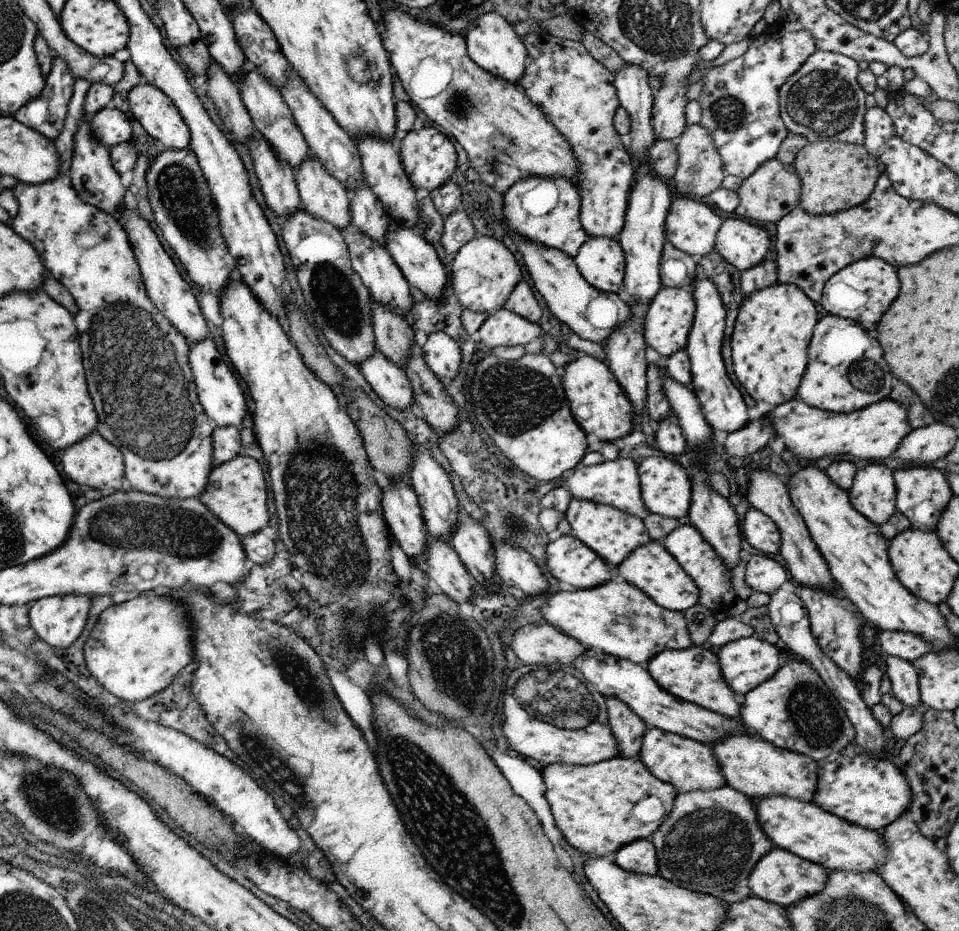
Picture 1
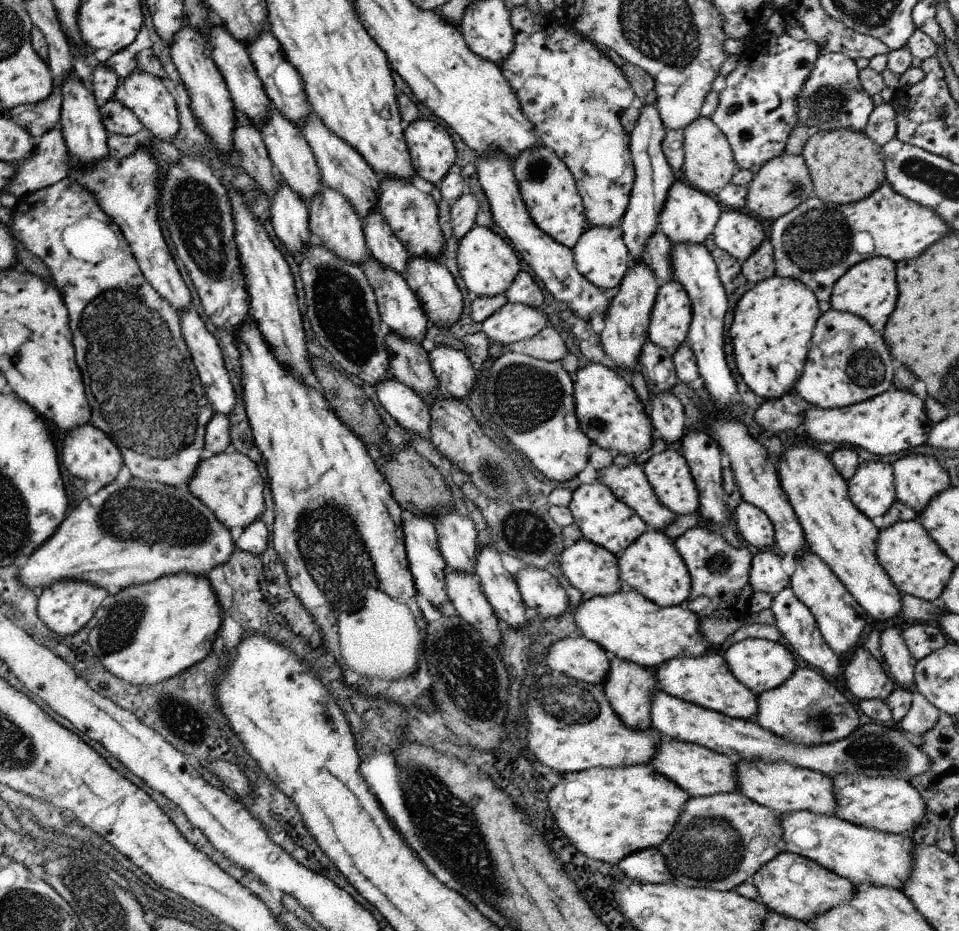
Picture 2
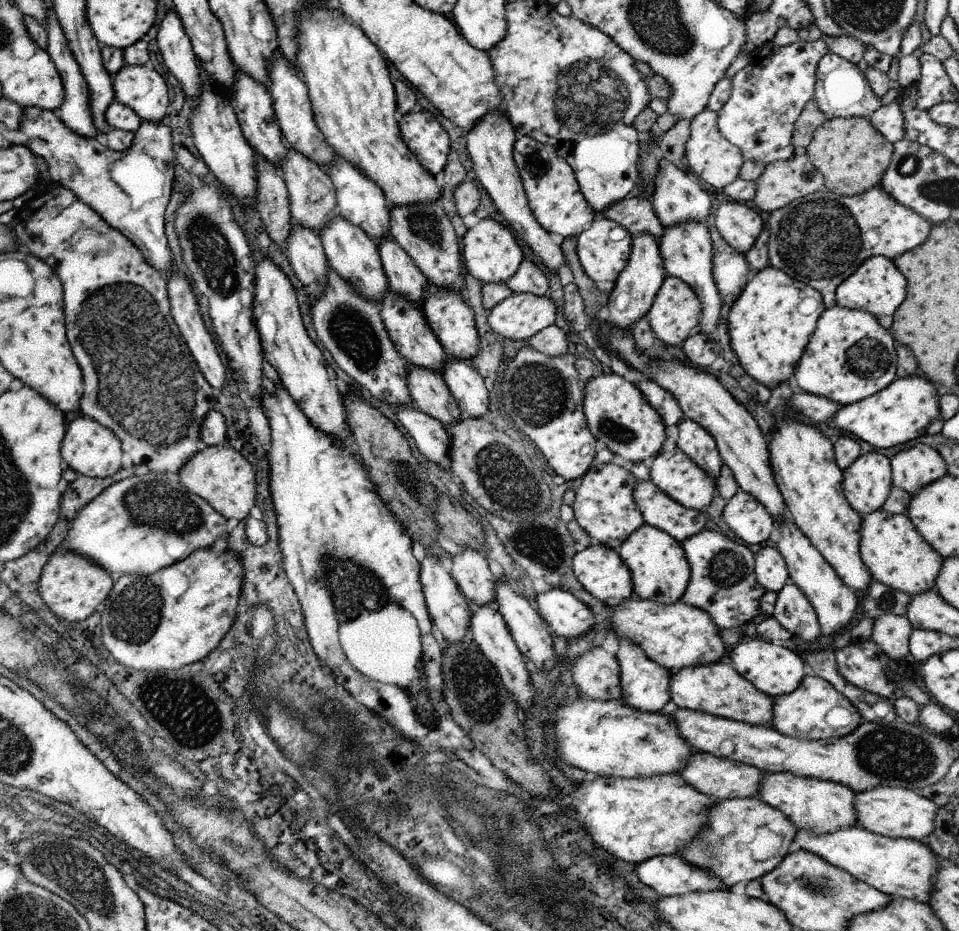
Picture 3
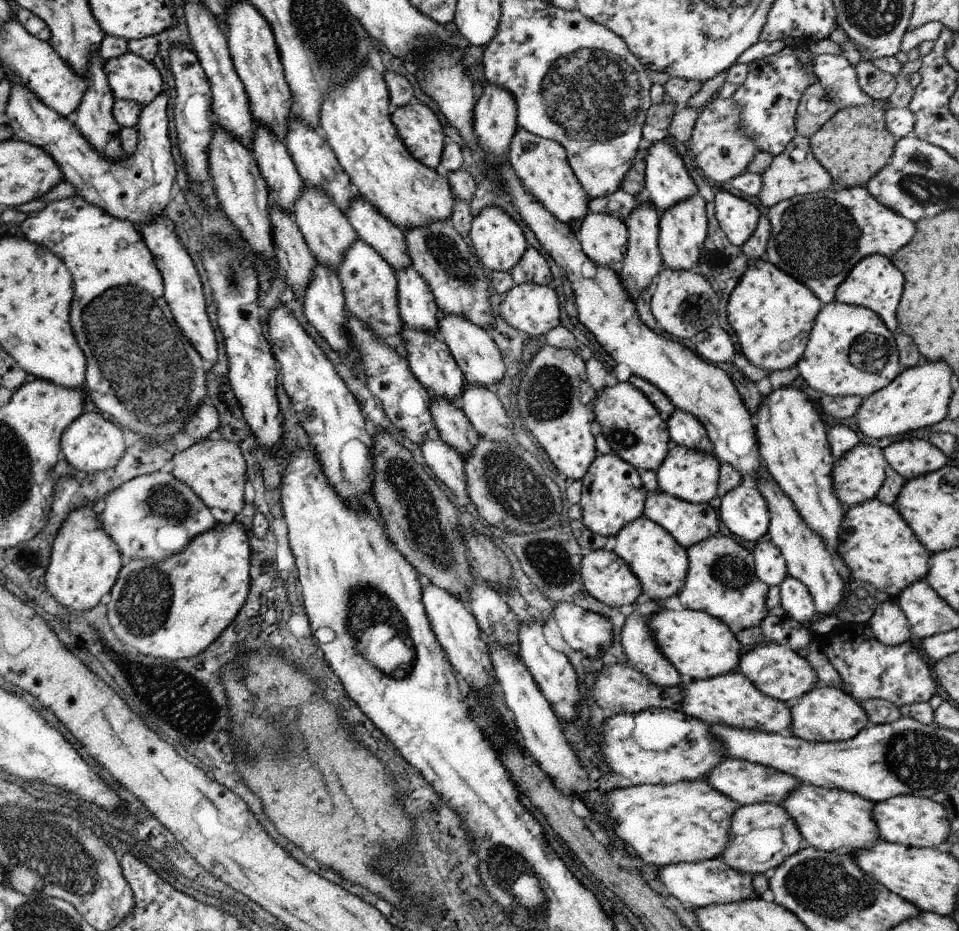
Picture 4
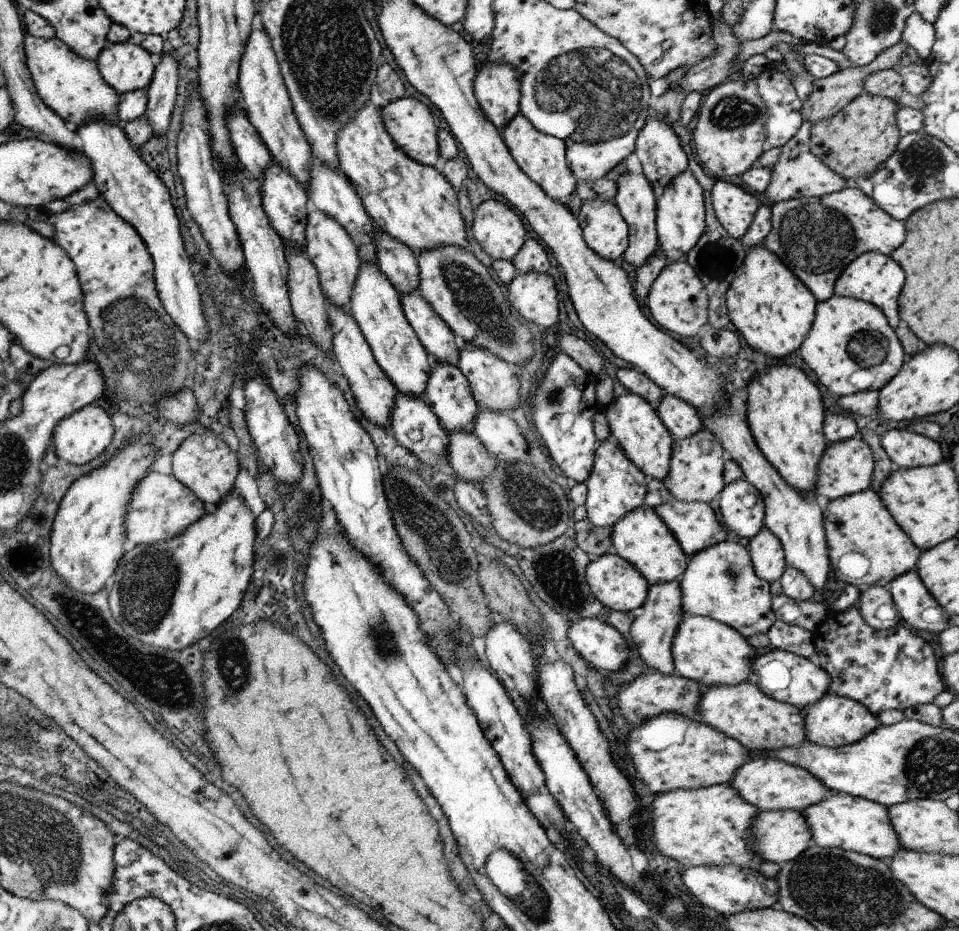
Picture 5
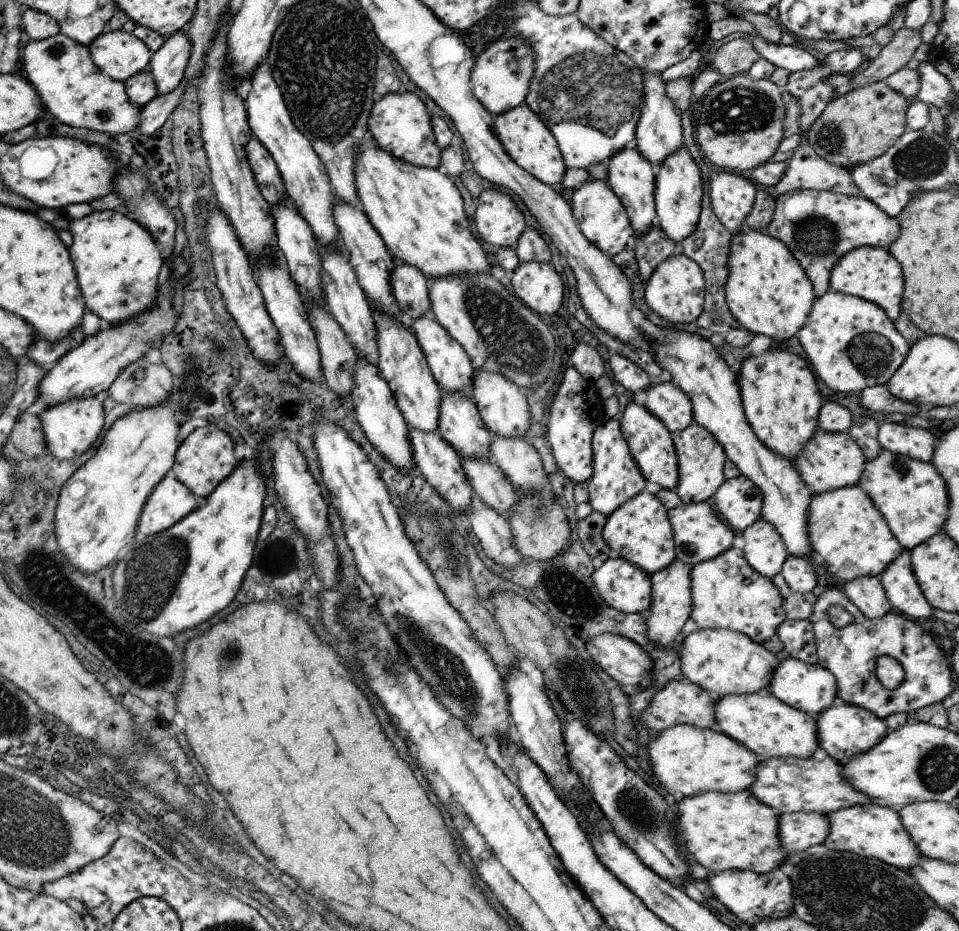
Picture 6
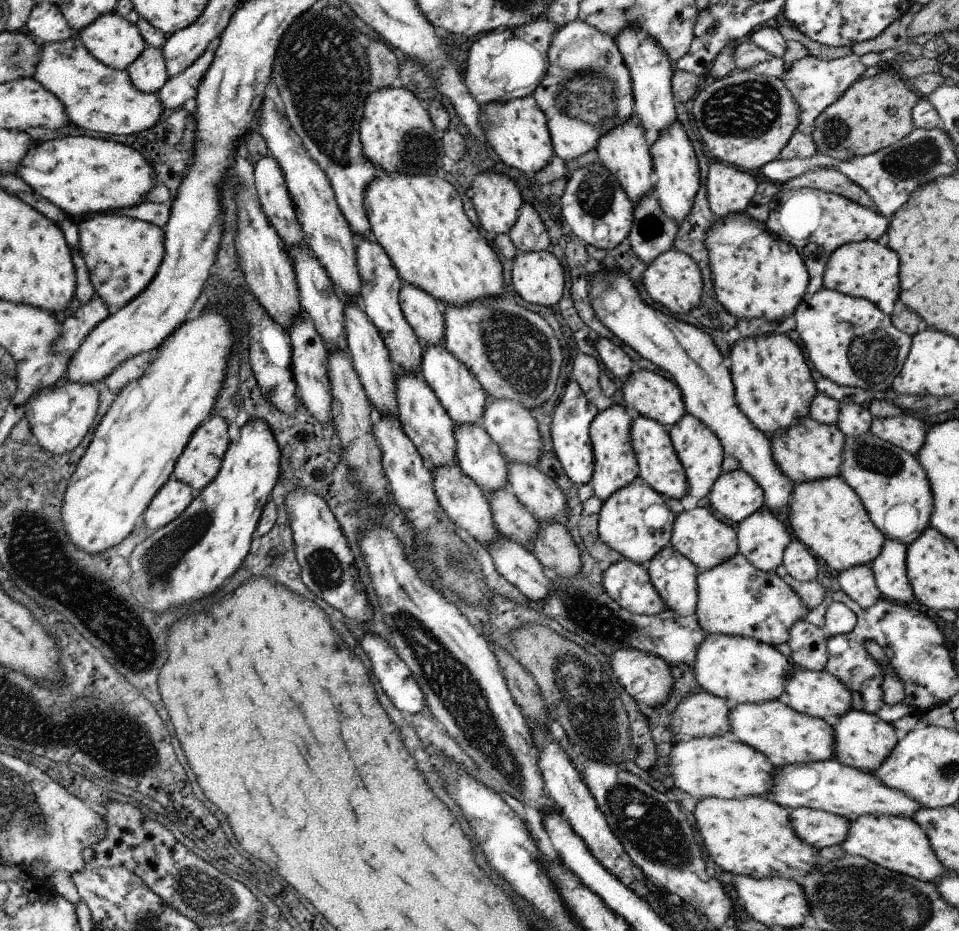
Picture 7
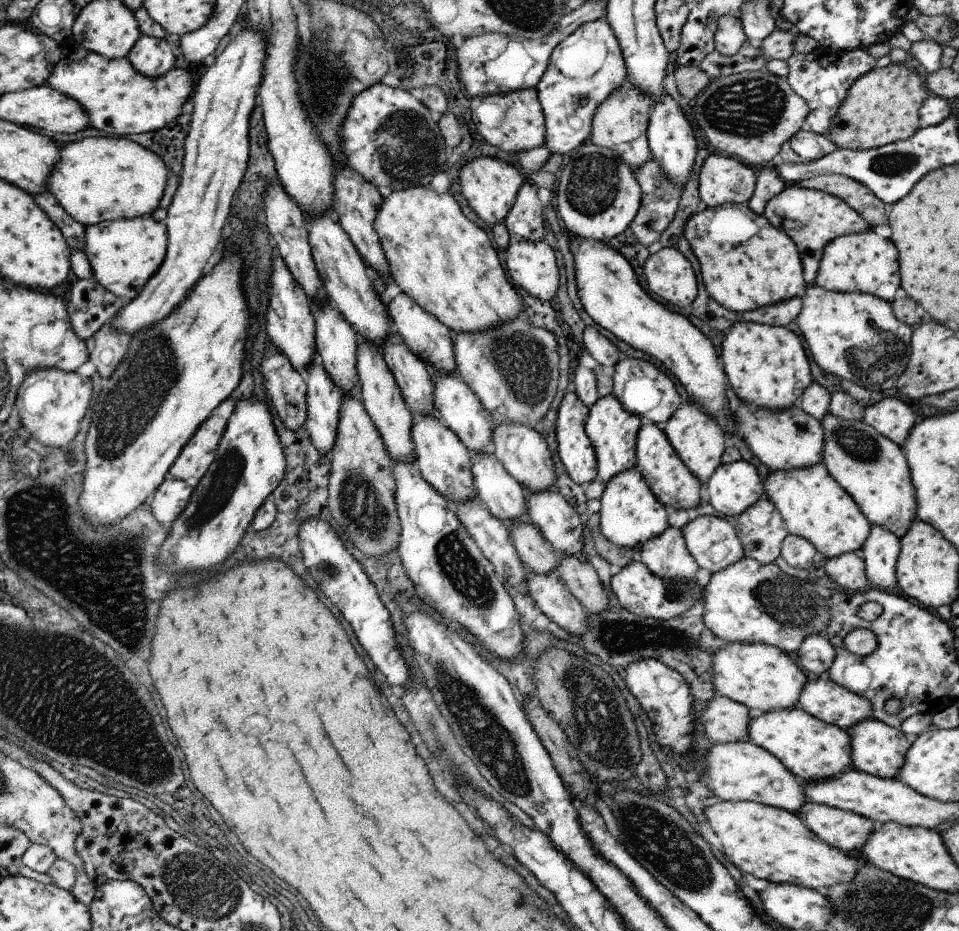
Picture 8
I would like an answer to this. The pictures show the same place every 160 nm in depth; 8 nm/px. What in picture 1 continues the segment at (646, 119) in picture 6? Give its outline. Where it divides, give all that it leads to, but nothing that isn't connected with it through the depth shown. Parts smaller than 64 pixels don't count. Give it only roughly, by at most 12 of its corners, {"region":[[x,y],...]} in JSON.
{"region":[[679,195],[666,240],[699,259],[714,251],[720,216]]}

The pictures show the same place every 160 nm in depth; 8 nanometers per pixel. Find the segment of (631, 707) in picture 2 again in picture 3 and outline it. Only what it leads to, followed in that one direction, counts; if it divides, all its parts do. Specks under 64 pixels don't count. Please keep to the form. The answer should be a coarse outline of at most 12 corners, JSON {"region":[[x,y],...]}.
{"region":[[618,640],[622,702],[660,712],[673,672]]}

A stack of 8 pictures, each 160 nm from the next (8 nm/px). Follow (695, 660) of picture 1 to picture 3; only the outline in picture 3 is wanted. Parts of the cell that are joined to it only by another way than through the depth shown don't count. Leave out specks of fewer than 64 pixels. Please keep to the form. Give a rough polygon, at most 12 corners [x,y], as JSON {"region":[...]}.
{"region":[[722,661],[672,673],[680,709],[772,726],[773,697]]}

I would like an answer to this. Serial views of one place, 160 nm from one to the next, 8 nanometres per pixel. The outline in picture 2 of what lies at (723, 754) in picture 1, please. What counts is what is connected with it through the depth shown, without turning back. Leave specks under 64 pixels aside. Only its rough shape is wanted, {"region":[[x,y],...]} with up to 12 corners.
{"region":[[738,761],[740,792],[780,816],[835,814],[833,780],[786,761]]}

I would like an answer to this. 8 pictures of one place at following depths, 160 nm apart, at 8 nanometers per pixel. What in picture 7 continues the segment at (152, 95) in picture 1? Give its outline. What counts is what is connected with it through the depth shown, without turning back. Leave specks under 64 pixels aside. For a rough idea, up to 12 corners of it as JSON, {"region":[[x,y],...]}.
{"region":[[115,11],[76,35],[98,60],[130,67],[147,46]]}

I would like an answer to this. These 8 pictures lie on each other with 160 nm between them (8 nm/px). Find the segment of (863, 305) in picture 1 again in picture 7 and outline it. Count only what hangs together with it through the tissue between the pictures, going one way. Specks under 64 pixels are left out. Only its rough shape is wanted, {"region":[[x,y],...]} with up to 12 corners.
{"region":[[868,239],[828,257],[823,287],[865,298],[890,317],[898,253]]}

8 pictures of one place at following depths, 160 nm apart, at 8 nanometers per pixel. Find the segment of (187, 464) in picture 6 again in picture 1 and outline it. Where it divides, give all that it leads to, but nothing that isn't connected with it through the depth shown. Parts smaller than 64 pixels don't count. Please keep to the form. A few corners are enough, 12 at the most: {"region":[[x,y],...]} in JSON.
{"region":[[260,463],[213,466],[198,496],[240,536],[268,526]]}

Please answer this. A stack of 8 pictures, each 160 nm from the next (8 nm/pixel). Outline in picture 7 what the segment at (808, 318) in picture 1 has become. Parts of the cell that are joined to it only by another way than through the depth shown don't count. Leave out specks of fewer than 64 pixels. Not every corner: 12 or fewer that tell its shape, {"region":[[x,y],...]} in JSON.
{"region":[[730,213],[705,230],[717,301],[783,322],[808,294],[793,244]]}

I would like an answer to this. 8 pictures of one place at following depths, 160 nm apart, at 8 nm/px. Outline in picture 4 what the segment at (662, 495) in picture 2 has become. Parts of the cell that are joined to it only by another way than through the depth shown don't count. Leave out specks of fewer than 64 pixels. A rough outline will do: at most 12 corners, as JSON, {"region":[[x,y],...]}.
{"region":[[676,445],[654,471],[659,490],[691,503],[718,494],[721,462]]}

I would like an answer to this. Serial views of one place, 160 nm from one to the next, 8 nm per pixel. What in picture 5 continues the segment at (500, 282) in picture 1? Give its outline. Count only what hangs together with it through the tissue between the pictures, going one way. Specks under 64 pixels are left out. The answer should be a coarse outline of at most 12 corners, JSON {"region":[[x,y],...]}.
{"region":[[492,198],[472,232],[493,259],[512,261],[526,240],[518,214]]}

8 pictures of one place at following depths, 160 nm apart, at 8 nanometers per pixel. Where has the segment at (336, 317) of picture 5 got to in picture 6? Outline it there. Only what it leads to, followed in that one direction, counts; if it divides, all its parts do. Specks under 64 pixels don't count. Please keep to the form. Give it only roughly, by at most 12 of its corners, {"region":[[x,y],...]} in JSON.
{"region":[[359,359],[354,418],[401,471],[415,468],[409,426],[378,366]]}

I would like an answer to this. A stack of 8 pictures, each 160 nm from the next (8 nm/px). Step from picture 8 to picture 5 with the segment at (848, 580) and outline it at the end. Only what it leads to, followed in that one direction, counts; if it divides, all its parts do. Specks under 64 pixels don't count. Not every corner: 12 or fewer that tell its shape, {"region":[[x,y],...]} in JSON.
{"region":[[880,585],[862,589],[857,608],[876,630],[902,622]]}

